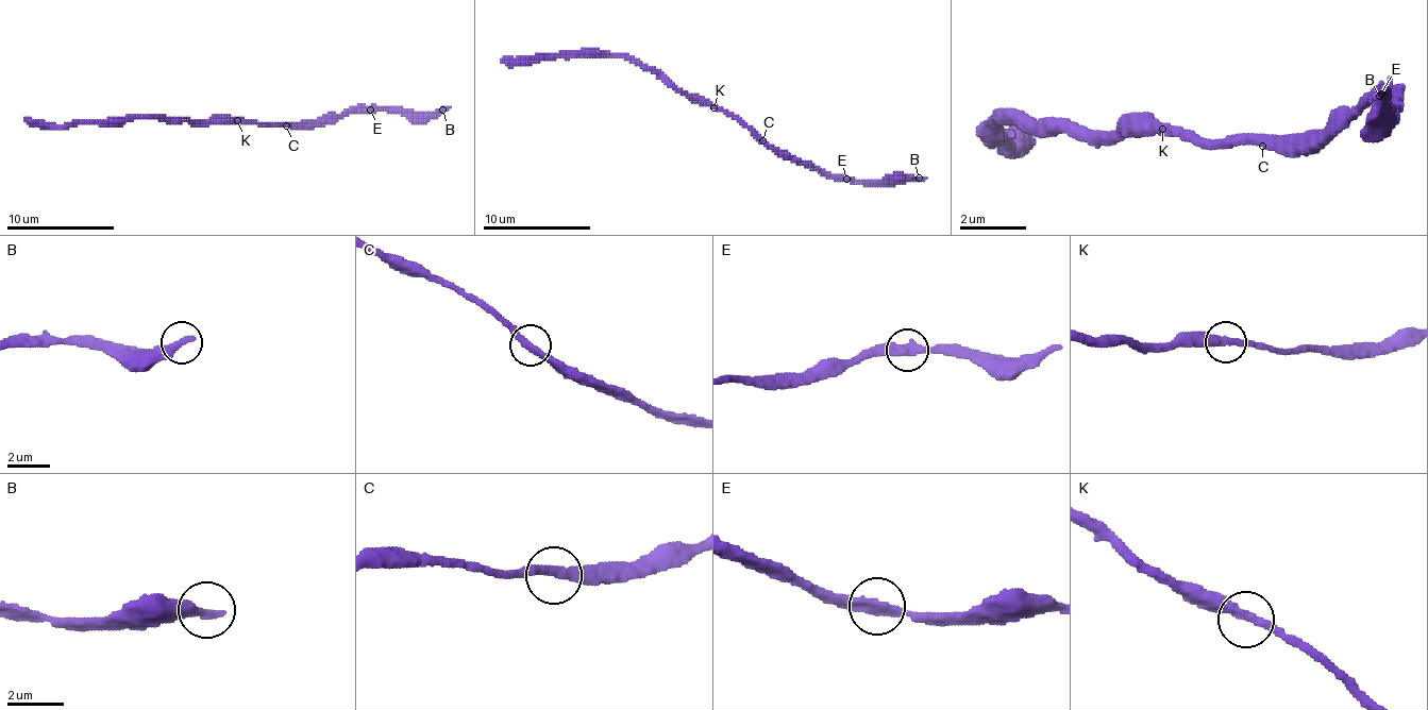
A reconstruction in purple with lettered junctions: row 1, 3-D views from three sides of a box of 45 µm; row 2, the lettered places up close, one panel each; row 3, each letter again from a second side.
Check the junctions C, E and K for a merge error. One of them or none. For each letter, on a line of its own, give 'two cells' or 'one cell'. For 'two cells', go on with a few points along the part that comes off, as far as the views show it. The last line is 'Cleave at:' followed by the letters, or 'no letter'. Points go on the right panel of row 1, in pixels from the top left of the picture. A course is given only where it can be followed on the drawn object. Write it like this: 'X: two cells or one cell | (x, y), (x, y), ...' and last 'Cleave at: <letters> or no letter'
C: one cell
E: one cell
K: one cell
Cleave at: no letter

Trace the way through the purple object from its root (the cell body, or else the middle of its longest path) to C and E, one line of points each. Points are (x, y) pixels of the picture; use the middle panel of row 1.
C: (719, 111), (738, 116), (762, 140)
E: (719, 111), (738, 116), (784, 153), (845, 178)

